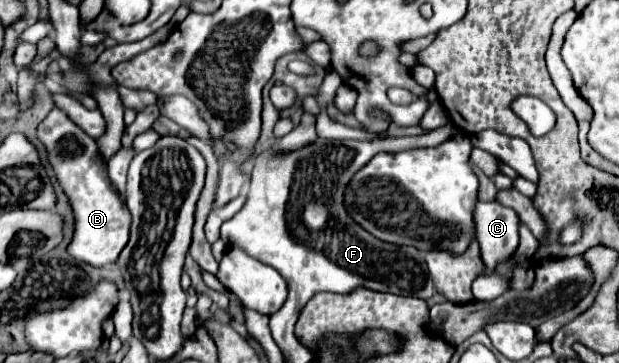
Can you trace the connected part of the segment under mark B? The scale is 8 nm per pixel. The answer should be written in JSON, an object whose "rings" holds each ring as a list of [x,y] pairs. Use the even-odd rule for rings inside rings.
{"rings":[[[57,107],[51,109],[51,113],[39,125],[37,133],[39,139],[45,143],[55,175],[73,205],[75,235],[69,245],[69,255],[93,267],[105,267],[115,263],[119,253],[129,241],[131,217],[125,199],[121,197],[121,193],[117,193],[117,187],[113,187],[109,181],[107,163],[101,157],[95,139],[89,137]]]}

